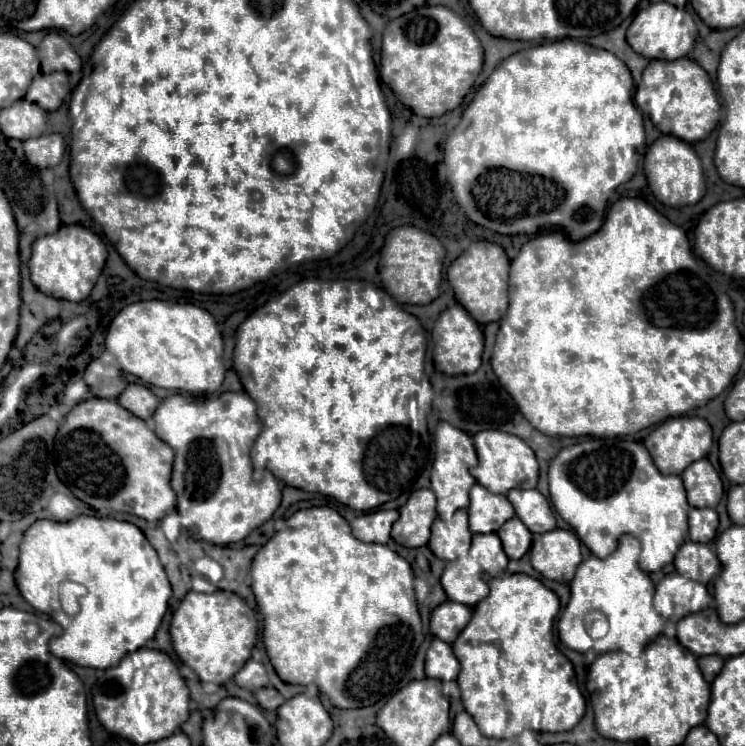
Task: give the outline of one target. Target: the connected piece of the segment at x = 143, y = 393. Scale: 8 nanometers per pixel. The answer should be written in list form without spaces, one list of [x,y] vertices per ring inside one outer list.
[[[130,383],[118,397],[118,403],[124,409],[128,409],[132,415],[136,415],[140,419],[150,419],[158,407],[158,397],[148,387]]]

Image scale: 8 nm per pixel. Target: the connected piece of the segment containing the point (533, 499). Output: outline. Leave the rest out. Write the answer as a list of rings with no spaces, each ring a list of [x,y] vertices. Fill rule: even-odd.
[[[512,489],[508,501],[514,505],[516,517],[530,529],[530,533],[542,535],[556,527],[550,503],[538,489]]]

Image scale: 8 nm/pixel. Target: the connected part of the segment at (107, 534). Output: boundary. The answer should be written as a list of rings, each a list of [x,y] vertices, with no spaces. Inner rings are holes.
[[[80,515],[74,521],[58,523],[58,521],[36,521],[26,533],[20,543],[20,563],[14,573],[16,585],[22,597],[40,613],[50,615],[58,625],[62,625],[64,633],[60,637],[50,639],[50,651],[64,661],[94,667],[94,669],[108,669],[120,663],[126,653],[132,653],[150,641],[168,609],[168,599],[172,595],[170,581],[158,561],[156,551],[142,535],[142,531],[126,521],[118,519],[102,519],[102,517],[88,517]],[[62,581],[74,581],[88,589],[88,593],[80,601],[78,615],[66,615],[60,607],[58,599],[58,585]]]

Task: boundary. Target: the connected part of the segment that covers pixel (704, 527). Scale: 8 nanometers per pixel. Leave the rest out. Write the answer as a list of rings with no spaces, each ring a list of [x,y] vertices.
[[[690,509],[688,513],[688,537],[698,543],[712,543],[718,531],[718,515],[714,509]]]

